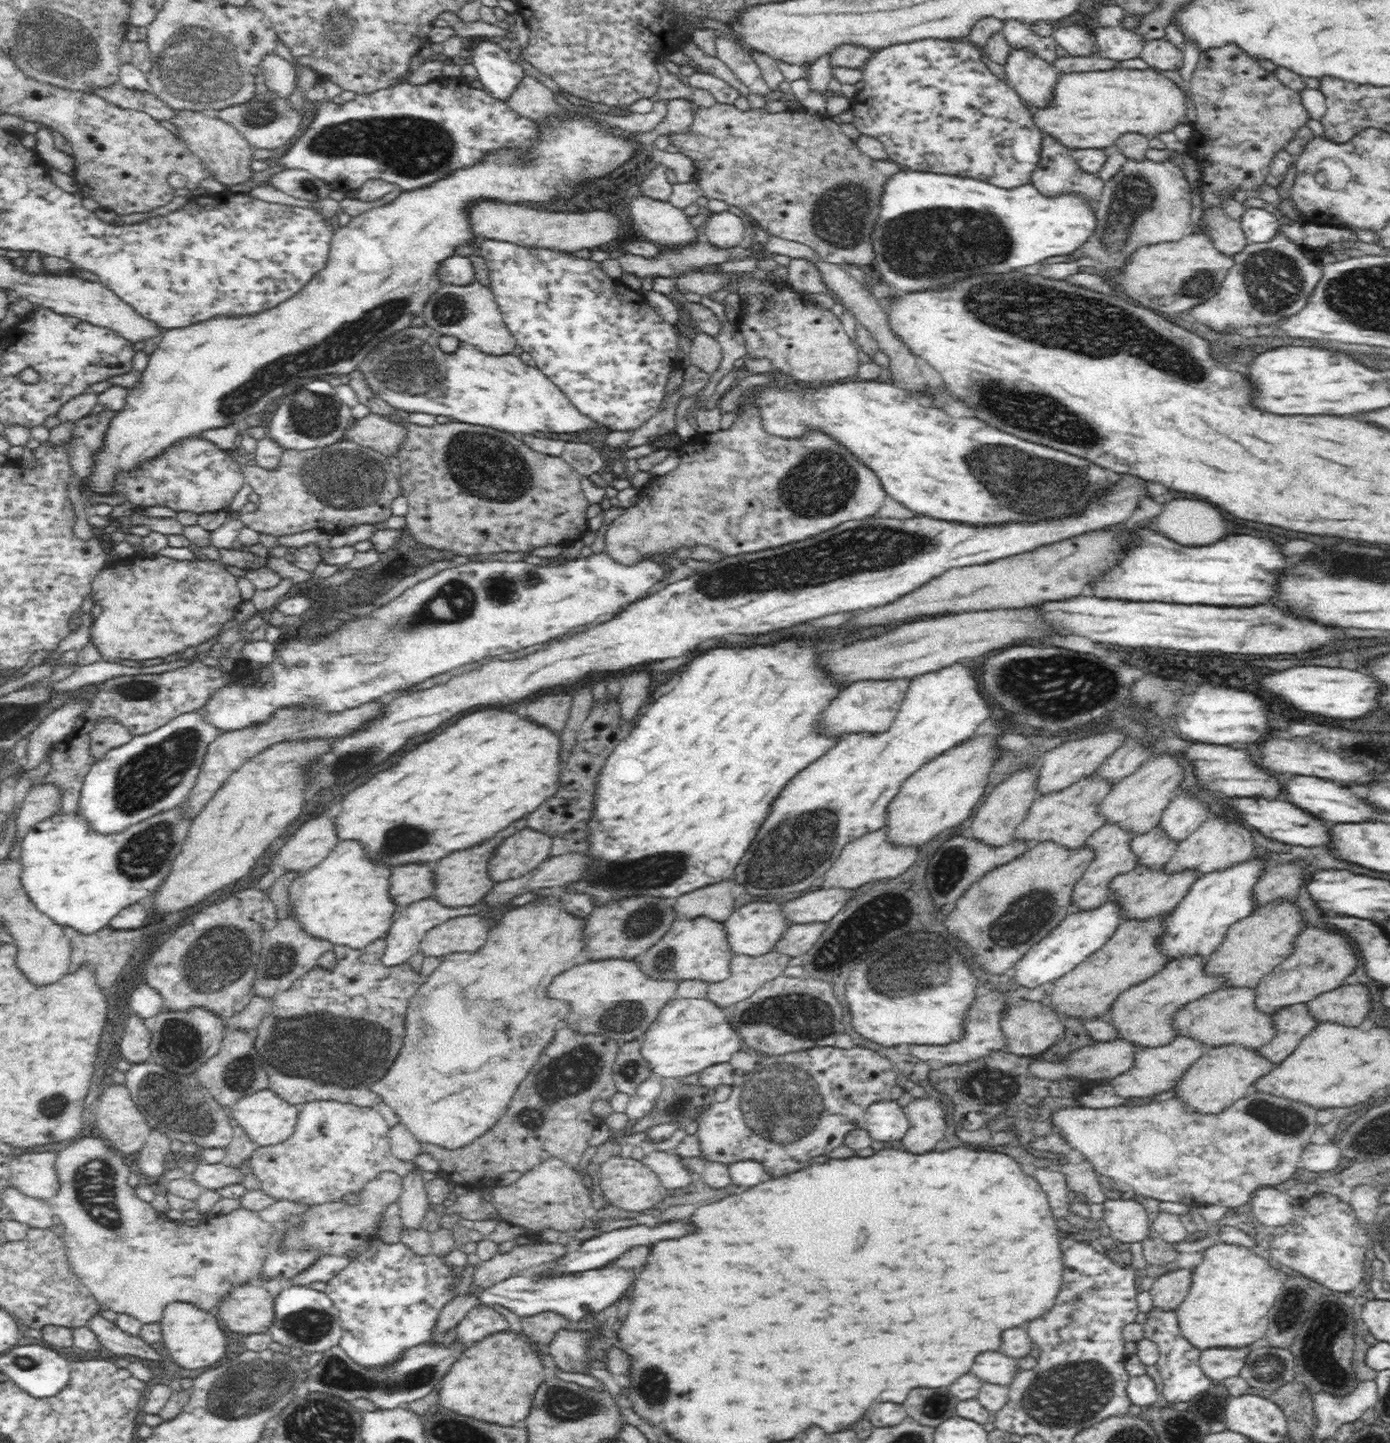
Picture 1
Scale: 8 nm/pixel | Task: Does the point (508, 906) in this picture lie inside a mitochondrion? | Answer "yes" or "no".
no

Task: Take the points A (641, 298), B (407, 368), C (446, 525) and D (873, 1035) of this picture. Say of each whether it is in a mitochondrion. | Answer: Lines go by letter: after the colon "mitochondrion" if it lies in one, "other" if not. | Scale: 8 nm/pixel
A: other
B: mitochondrion
C: other
D: other

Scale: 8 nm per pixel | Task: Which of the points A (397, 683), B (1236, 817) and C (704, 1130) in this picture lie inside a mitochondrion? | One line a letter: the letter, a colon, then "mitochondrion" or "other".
A: other
B: other
C: other

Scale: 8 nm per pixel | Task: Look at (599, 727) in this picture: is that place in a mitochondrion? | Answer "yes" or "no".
no

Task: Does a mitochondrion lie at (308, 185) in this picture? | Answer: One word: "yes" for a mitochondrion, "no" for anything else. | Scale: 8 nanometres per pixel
yes

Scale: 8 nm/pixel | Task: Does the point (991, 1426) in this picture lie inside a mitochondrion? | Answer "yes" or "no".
no

